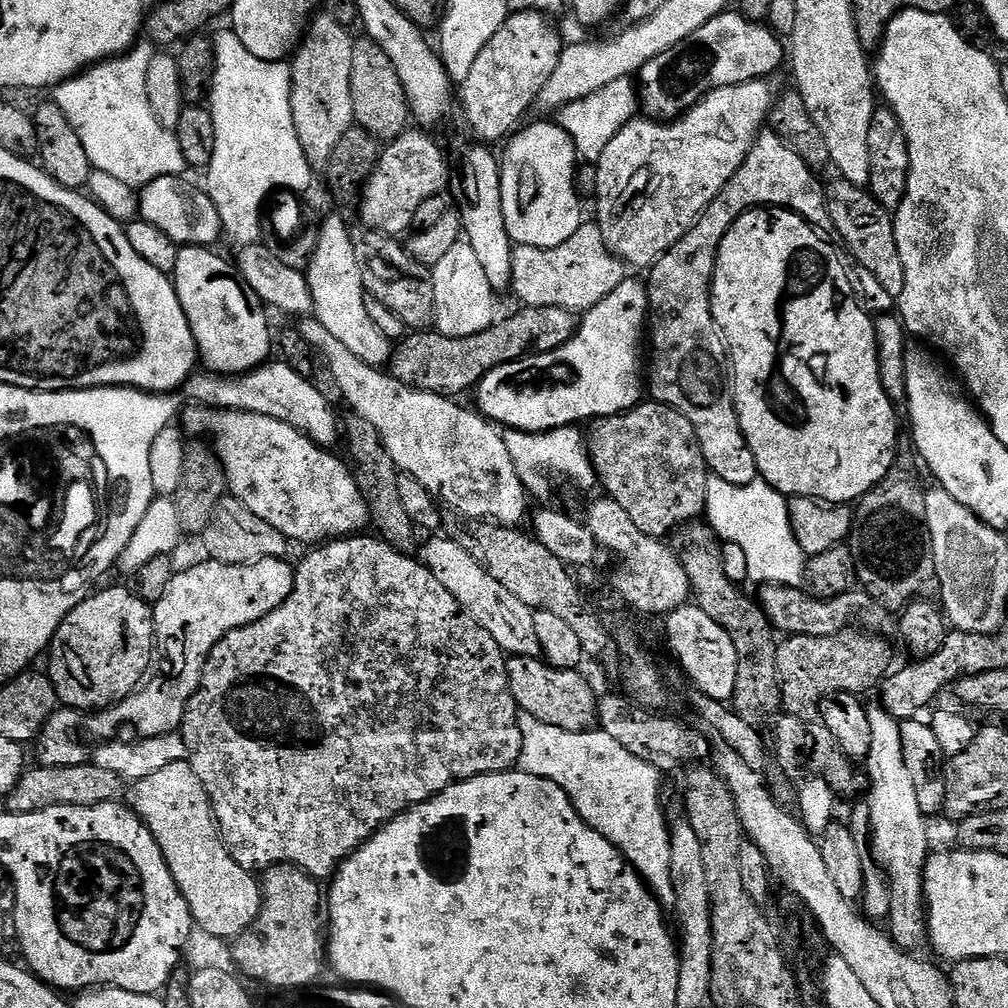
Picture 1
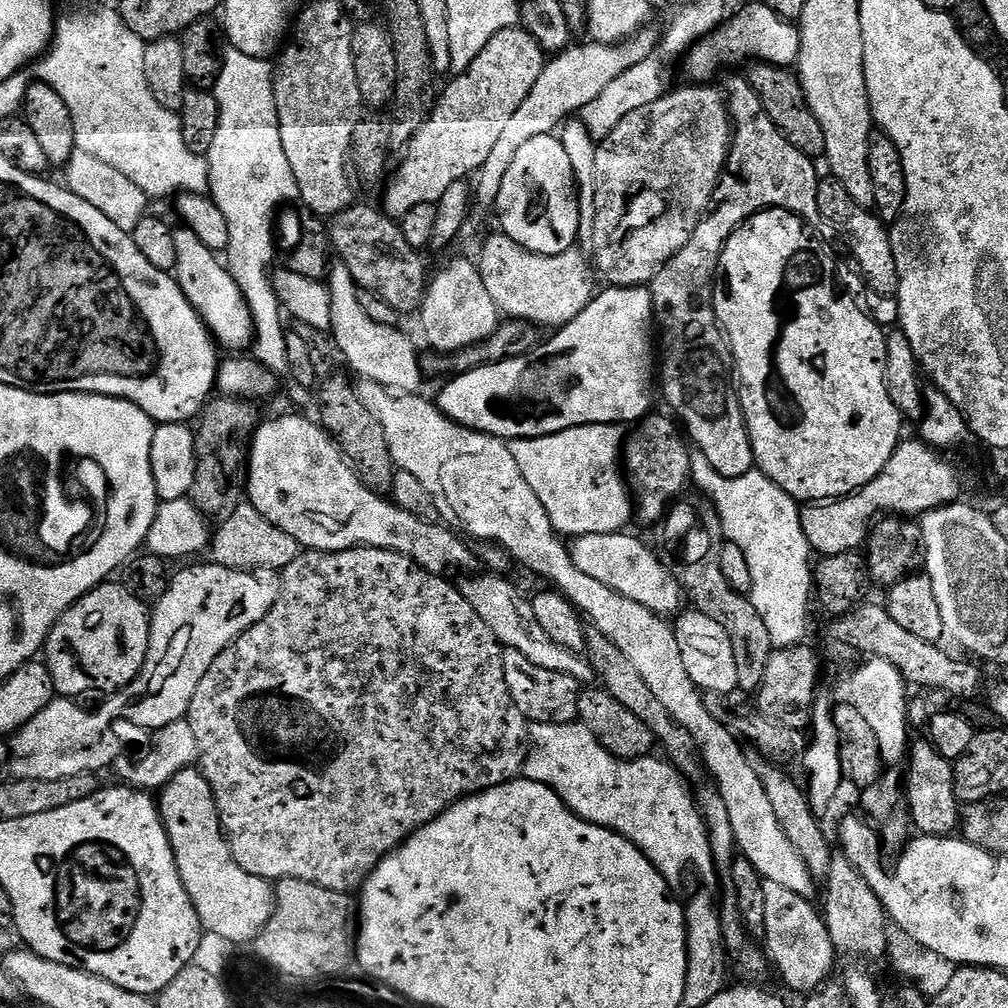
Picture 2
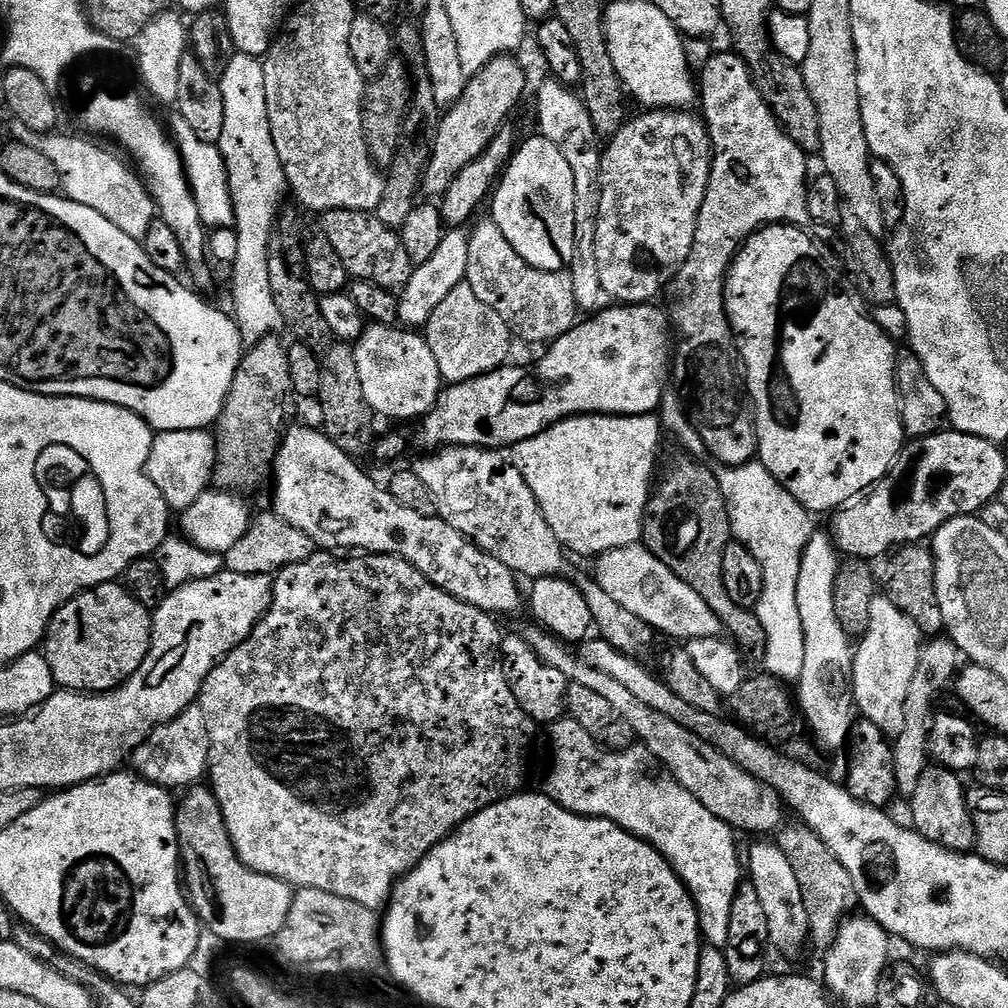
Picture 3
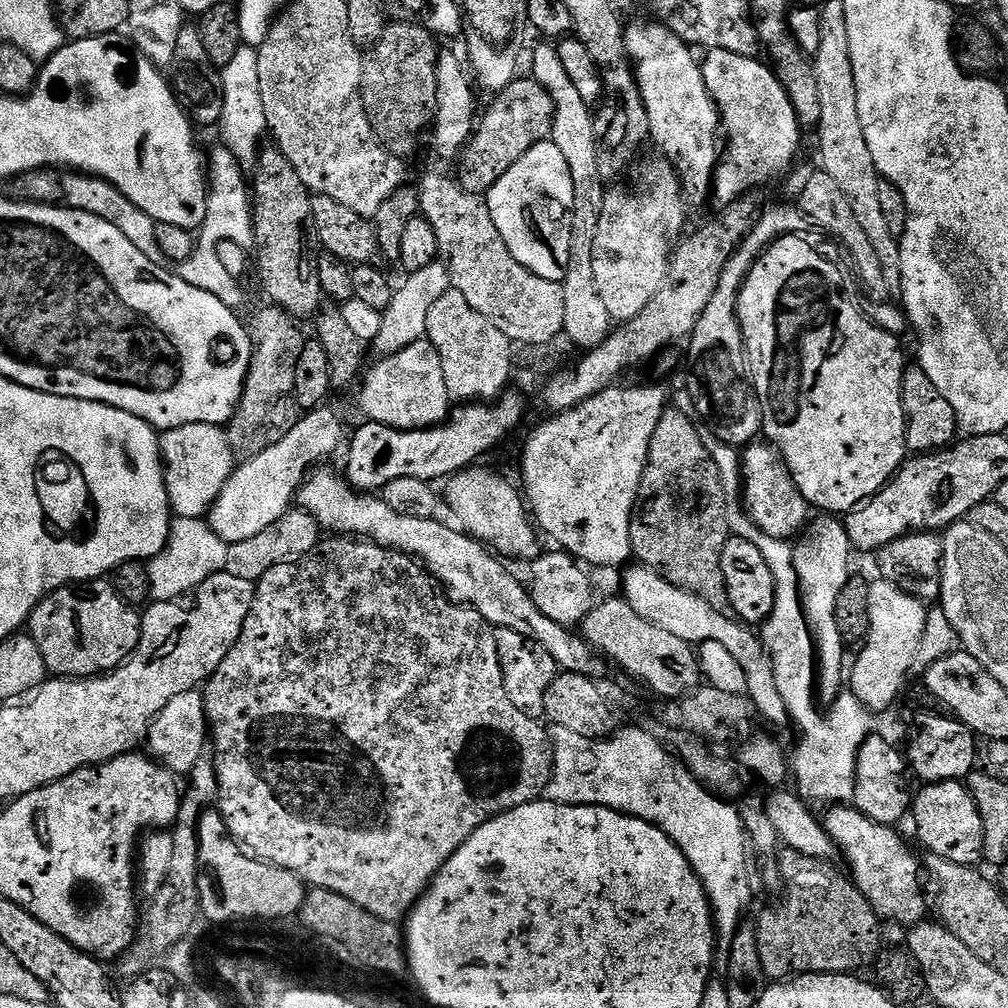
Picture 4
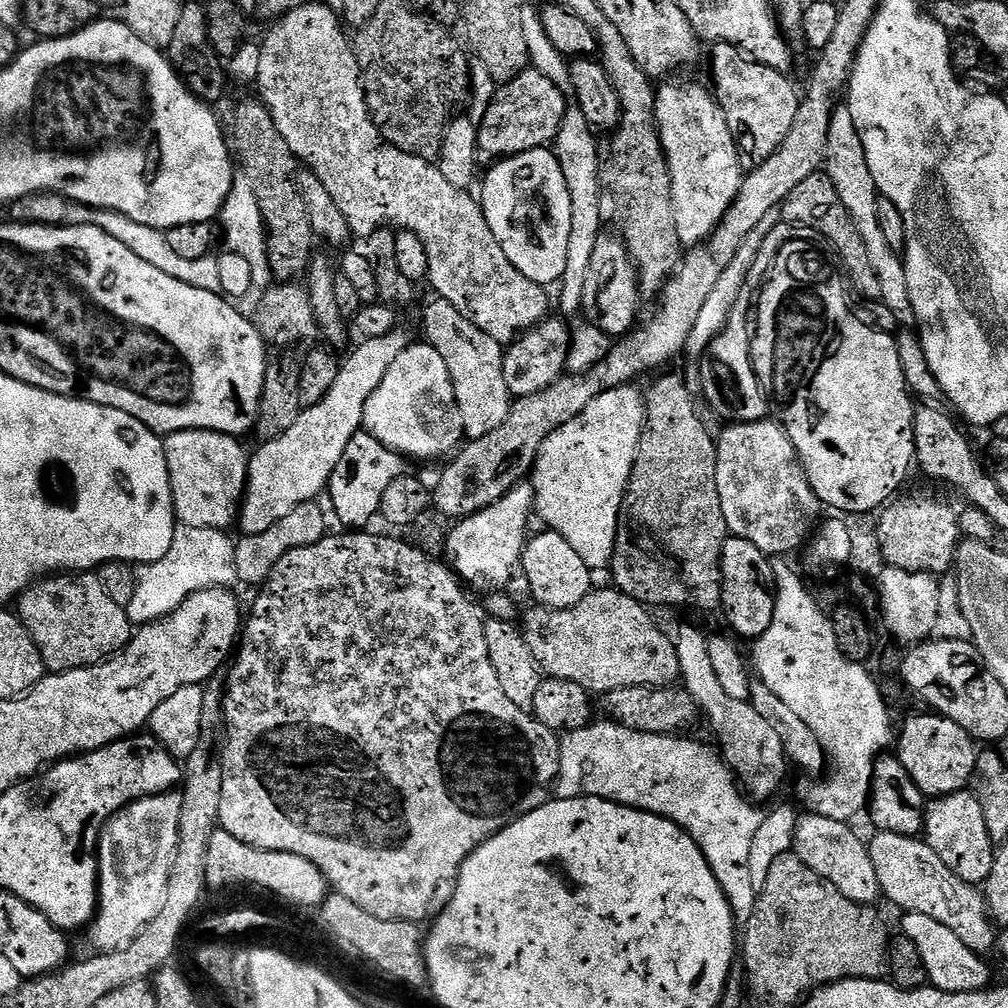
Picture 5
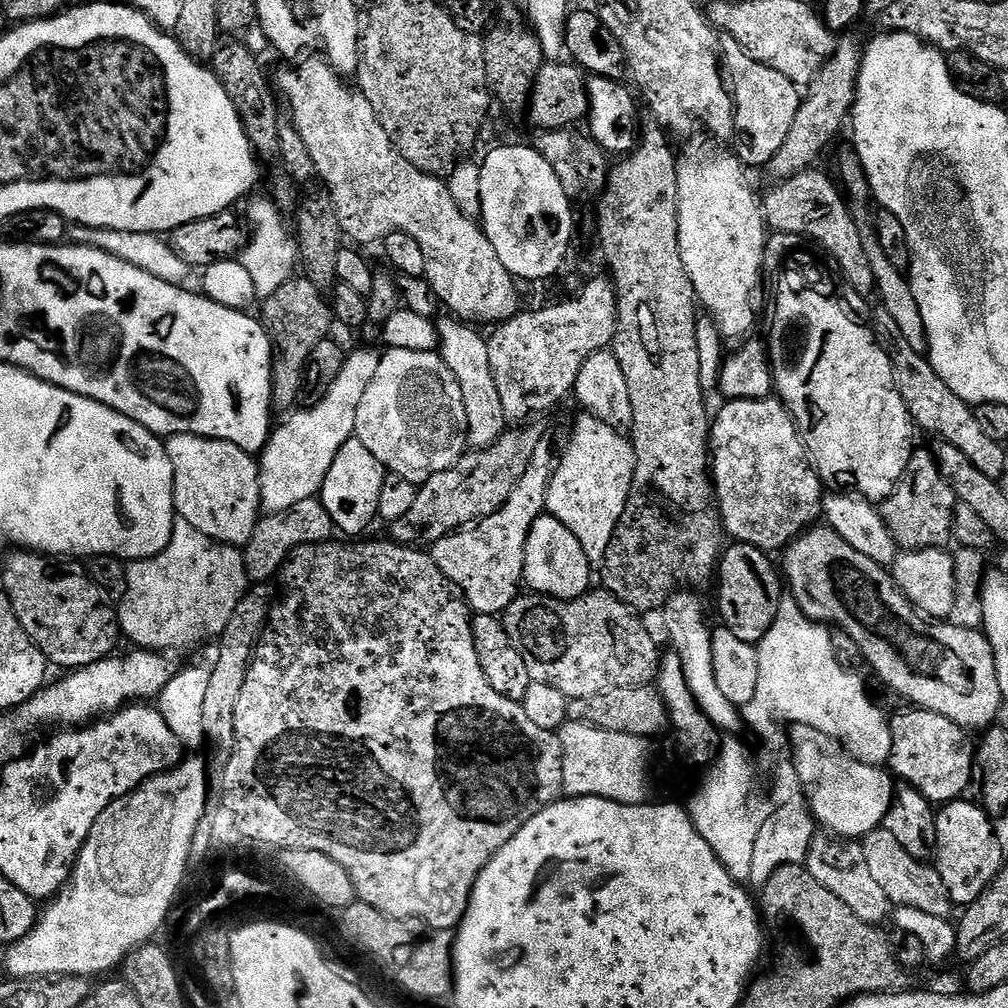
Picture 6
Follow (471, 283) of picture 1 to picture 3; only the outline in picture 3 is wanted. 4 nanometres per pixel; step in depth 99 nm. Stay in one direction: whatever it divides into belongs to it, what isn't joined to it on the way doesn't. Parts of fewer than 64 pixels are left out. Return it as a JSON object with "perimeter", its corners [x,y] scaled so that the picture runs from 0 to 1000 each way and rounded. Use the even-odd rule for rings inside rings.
{"perimeter":[[[462,280],[442,292],[438,304],[427,312],[419,332],[427,343],[427,351],[431,351],[431,359],[435,359],[438,378],[444,381],[457,381],[501,364],[510,342],[508,329],[494,308],[486,308]]]}

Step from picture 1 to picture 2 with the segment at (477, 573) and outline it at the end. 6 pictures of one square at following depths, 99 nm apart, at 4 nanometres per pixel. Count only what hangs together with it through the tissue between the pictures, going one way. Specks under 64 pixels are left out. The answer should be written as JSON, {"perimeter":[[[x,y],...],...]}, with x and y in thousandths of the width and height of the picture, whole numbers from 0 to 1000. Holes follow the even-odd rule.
{"perimeter":[[[479,569],[457,578],[456,588],[468,601],[478,617],[485,621],[497,642],[514,645],[520,653],[540,665],[550,665],[552,668],[565,669],[578,680],[586,680],[591,674],[591,667],[583,655],[574,648],[569,648],[548,637],[542,627],[534,619],[527,596],[514,587],[513,583],[494,569]]]}

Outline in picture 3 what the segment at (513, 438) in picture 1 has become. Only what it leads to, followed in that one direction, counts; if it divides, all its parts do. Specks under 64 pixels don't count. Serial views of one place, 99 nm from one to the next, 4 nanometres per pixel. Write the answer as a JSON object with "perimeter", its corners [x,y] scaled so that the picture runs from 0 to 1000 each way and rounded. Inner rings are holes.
{"perimeter":[[[594,411],[566,413],[563,417],[555,417],[549,425],[543,425],[538,431],[511,440],[507,445],[506,455],[508,461],[514,466],[514,470],[518,470],[518,474],[522,474],[522,482],[526,482],[546,526],[550,526],[550,530],[554,534],[554,538],[559,540],[564,549],[572,548],[575,552],[592,554],[601,547],[636,539],[639,530],[639,507],[643,504],[643,493],[649,484],[647,471],[651,468],[651,451],[655,448],[655,433],[657,434],[657,422],[654,412],[651,411],[641,413],[597,413]]]}

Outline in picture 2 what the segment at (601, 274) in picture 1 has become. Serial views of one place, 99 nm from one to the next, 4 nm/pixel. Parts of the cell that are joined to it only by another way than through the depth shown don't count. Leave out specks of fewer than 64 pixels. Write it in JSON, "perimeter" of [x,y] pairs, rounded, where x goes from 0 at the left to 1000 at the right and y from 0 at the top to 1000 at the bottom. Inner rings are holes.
{"perimeter":[[[493,232],[481,240],[480,247],[476,250],[476,258],[474,257],[474,265],[478,272],[478,280],[482,280],[482,288],[486,296],[490,296],[492,305],[501,314],[521,317],[540,327],[555,327],[561,321],[569,319],[569,315],[573,315],[573,312],[581,308],[581,304],[593,289],[593,283],[591,283],[593,270],[588,259],[584,255],[582,258],[570,245],[558,252],[543,254],[522,248],[505,234]]]}

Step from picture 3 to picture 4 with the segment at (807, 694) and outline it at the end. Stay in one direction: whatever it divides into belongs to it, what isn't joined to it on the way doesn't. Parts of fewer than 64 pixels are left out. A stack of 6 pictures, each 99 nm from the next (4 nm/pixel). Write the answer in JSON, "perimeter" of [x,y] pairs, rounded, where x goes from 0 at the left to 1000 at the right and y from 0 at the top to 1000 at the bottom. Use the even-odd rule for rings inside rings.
{"perimeter":[[[813,510],[811,513],[811,516],[809,513],[799,523],[798,527],[794,529],[792,535],[789,537],[786,549],[788,550],[788,565],[792,569],[792,577],[794,578],[794,600],[798,602],[798,612],[802,618],[802,624],[806,630],[808,640],[810,665],[812,668],[812,690],[814,695],[817,693],[819,696],[826,696],[832,693],[834,688],[838,686],[839,664],[843,659],[843,651],[841,655],[841,648],[843,647],[838,640],[835,629],[832,628],[831,614],[828,612],[828,602],[831,598],[831,591],[843,572],[841,559],[844,558],[845,552],[847,553],[847,545],[837,525],[836,515],[832,511]]]}

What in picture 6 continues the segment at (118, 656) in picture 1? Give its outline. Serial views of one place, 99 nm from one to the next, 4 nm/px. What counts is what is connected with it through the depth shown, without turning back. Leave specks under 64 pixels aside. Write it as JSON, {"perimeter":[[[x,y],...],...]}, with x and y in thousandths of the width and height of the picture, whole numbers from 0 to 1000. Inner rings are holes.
{"perimeter":[[[12,546],[4,556],[2,585],[26,629],[60,665],[74,665],[108,654],[120,630],[117,607],[101,590],[82,559],[46,552],[31,546]]]}

